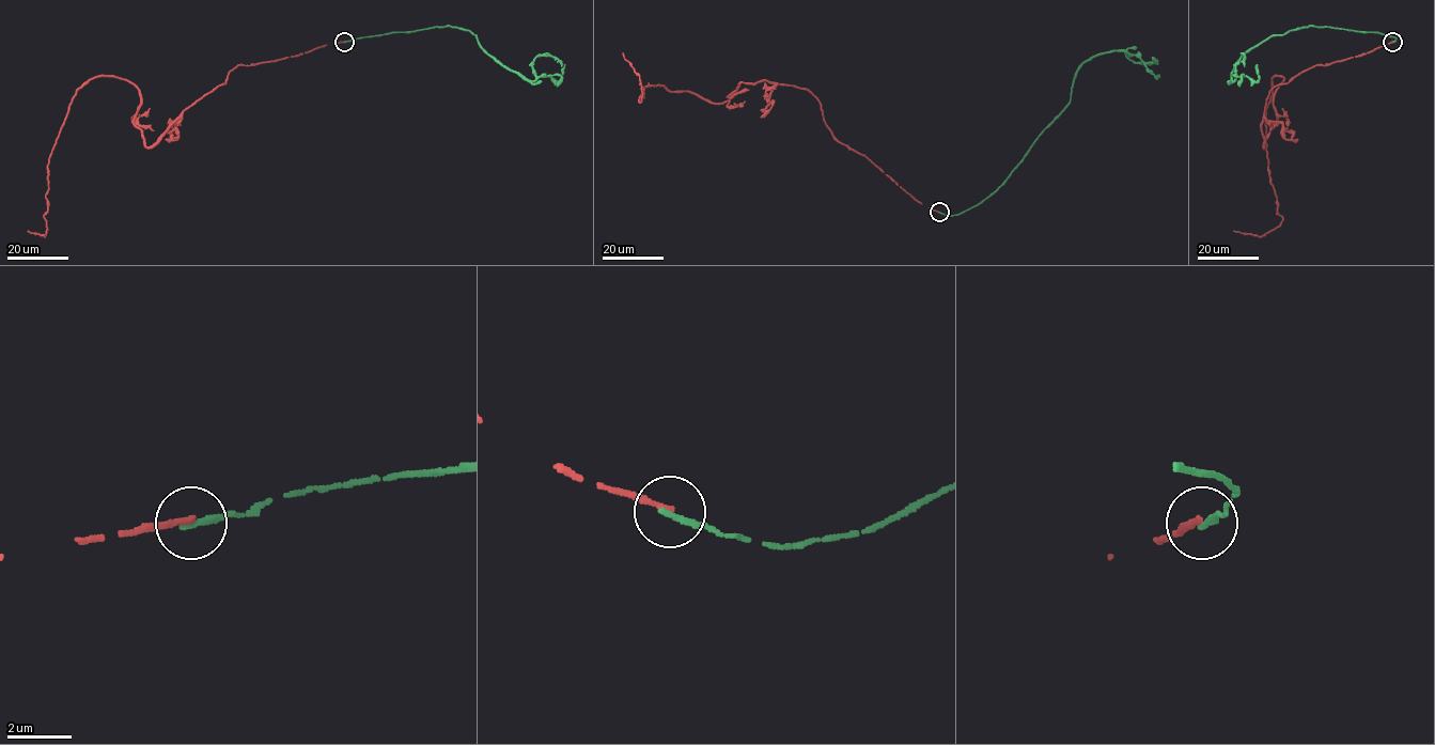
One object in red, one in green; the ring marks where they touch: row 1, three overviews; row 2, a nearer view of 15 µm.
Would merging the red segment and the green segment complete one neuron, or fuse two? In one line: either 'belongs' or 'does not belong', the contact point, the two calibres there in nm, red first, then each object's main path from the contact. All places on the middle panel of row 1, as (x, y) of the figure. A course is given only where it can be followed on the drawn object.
does not belong; place (939, 212); calibres 170 and 200 nm; course red (939, 212), (841, 144), (806, 89), (742, 81), (714, 104), (652, 84), (638, 101), (639, 77), (622, 52); course green (939, 212), (960, 214), (989, 197), (1069, 104), (1073, 80), (1083, 63), (1122, 50), (1134, 62), (1156, 63)

